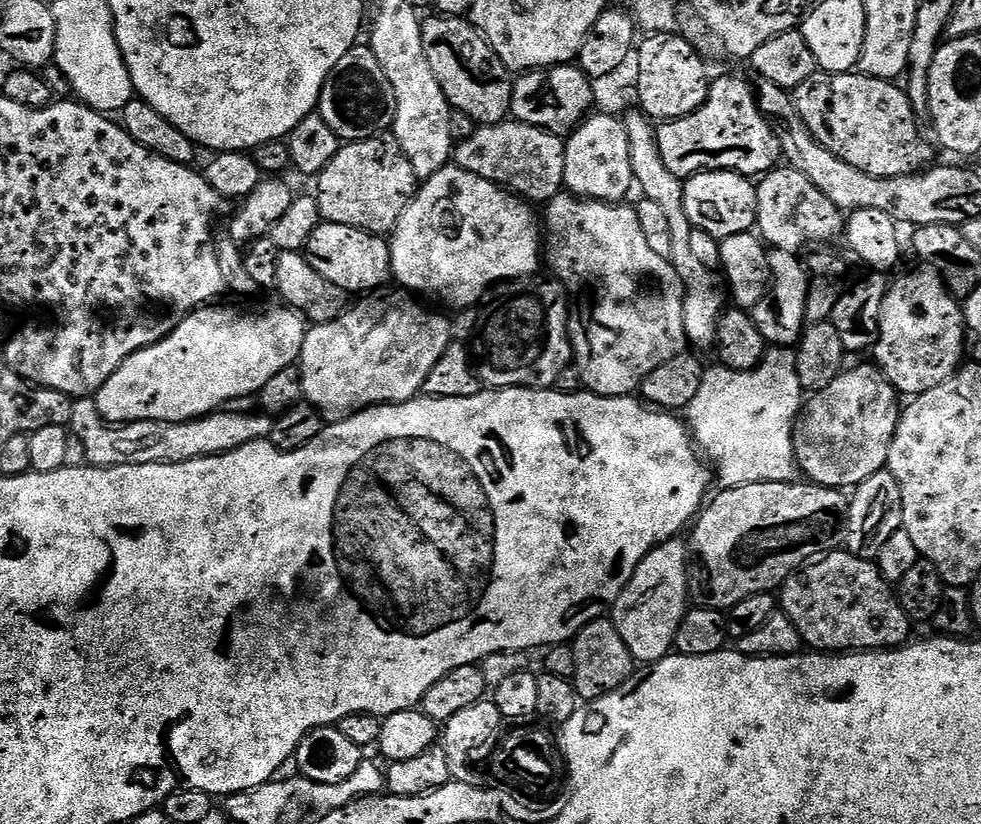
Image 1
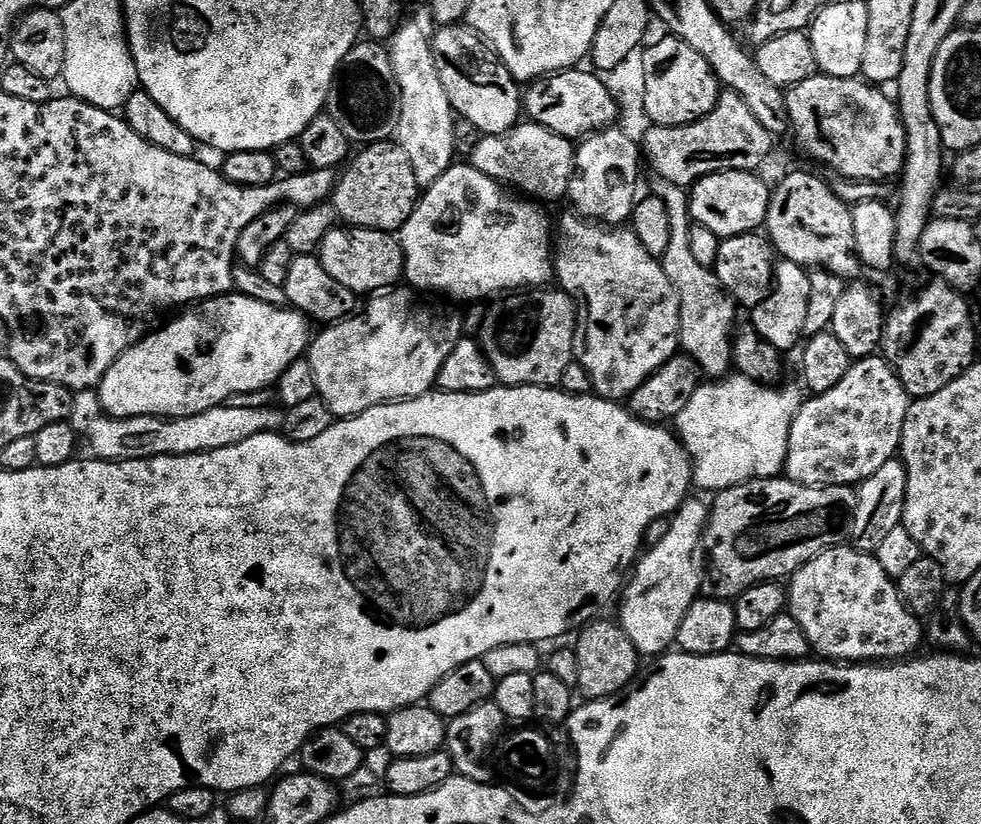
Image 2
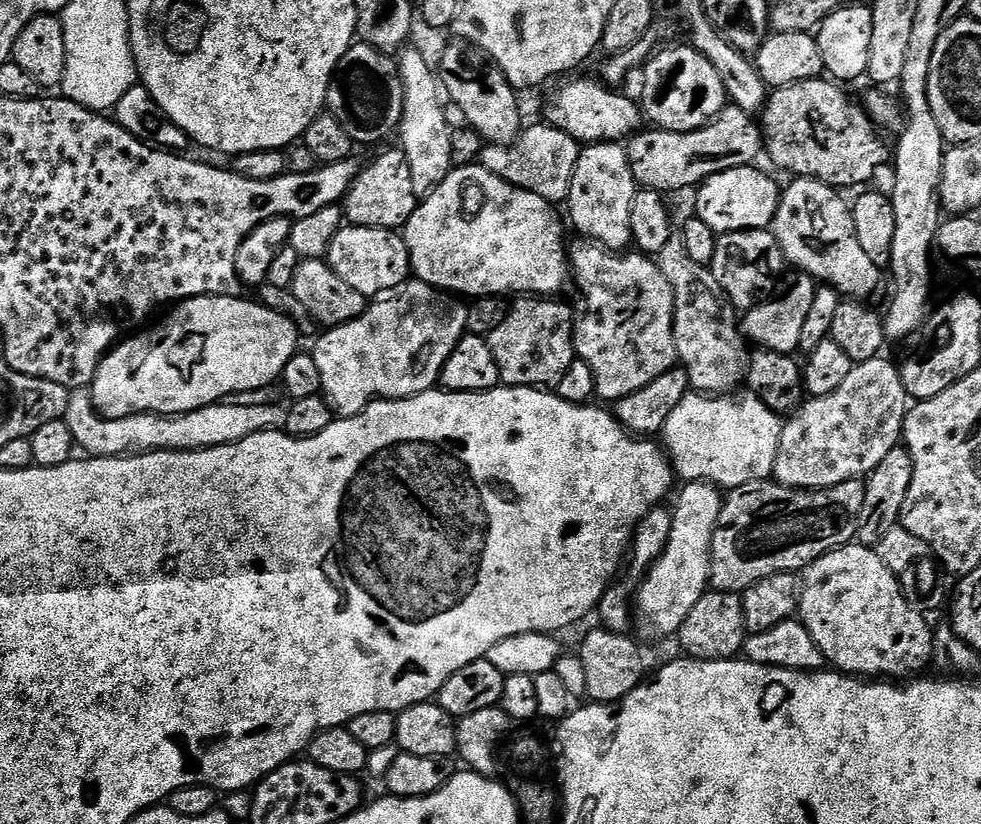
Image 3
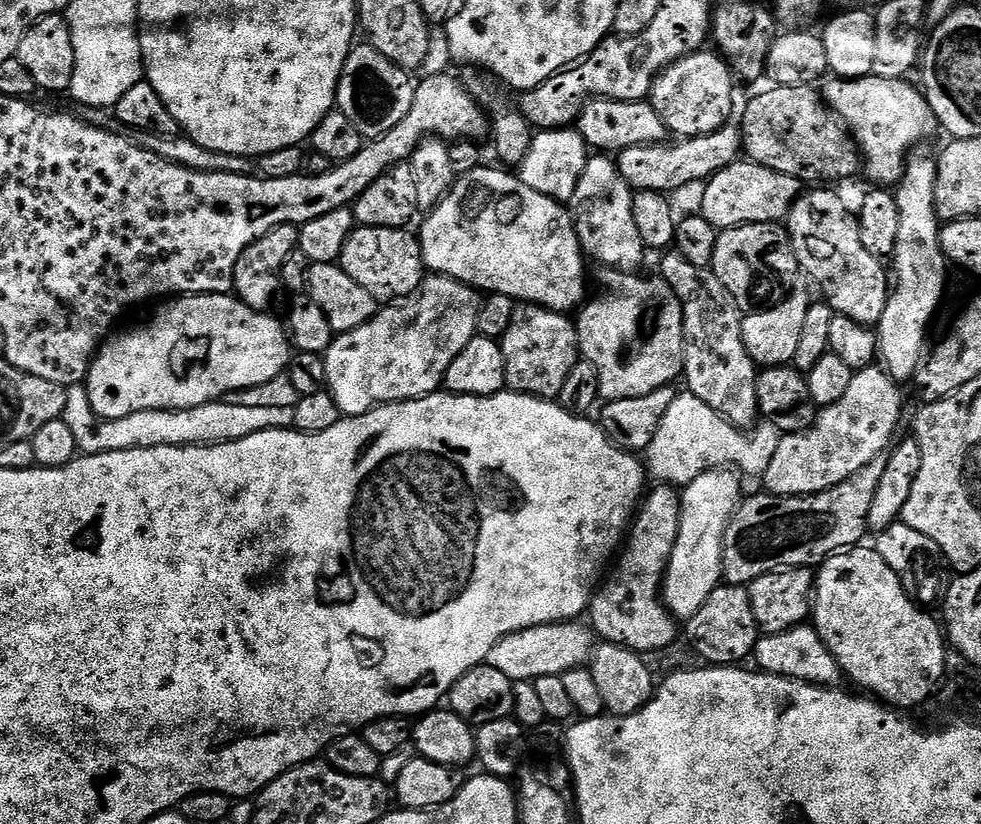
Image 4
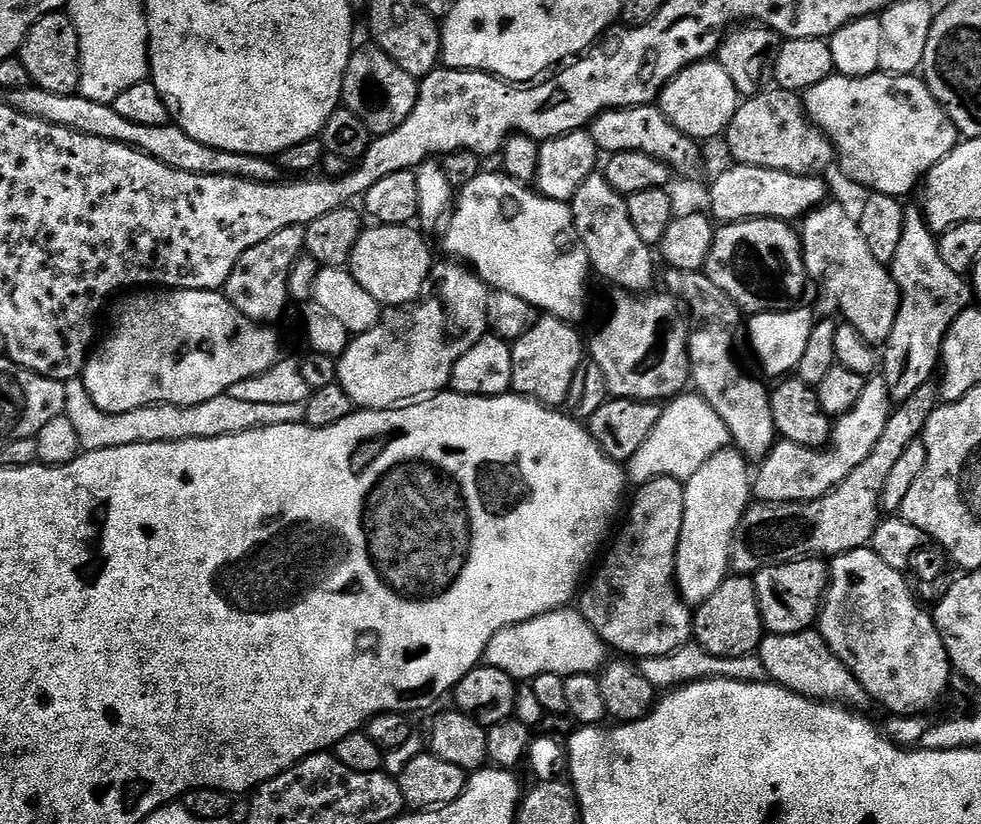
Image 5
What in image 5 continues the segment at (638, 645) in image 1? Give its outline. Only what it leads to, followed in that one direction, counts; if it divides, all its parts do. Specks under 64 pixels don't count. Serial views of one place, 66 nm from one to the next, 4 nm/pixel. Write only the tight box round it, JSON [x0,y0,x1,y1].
[676,450,752,606]

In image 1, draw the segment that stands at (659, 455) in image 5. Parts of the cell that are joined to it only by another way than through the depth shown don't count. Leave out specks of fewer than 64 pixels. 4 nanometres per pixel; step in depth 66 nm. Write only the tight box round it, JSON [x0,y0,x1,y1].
[684,346,804,489]

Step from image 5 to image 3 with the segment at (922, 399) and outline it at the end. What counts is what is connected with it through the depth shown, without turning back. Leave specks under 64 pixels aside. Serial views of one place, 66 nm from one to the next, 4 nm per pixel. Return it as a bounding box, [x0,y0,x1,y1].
[710,479,866,594]

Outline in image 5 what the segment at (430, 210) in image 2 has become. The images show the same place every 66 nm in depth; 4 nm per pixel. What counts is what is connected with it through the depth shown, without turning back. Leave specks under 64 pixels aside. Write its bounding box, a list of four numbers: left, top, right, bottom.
[443,170,591,324]

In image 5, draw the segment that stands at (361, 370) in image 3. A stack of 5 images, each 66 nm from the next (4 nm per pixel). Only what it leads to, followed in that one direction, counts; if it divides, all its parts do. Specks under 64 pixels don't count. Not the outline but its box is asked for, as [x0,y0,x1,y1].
[336,263,488,409]

